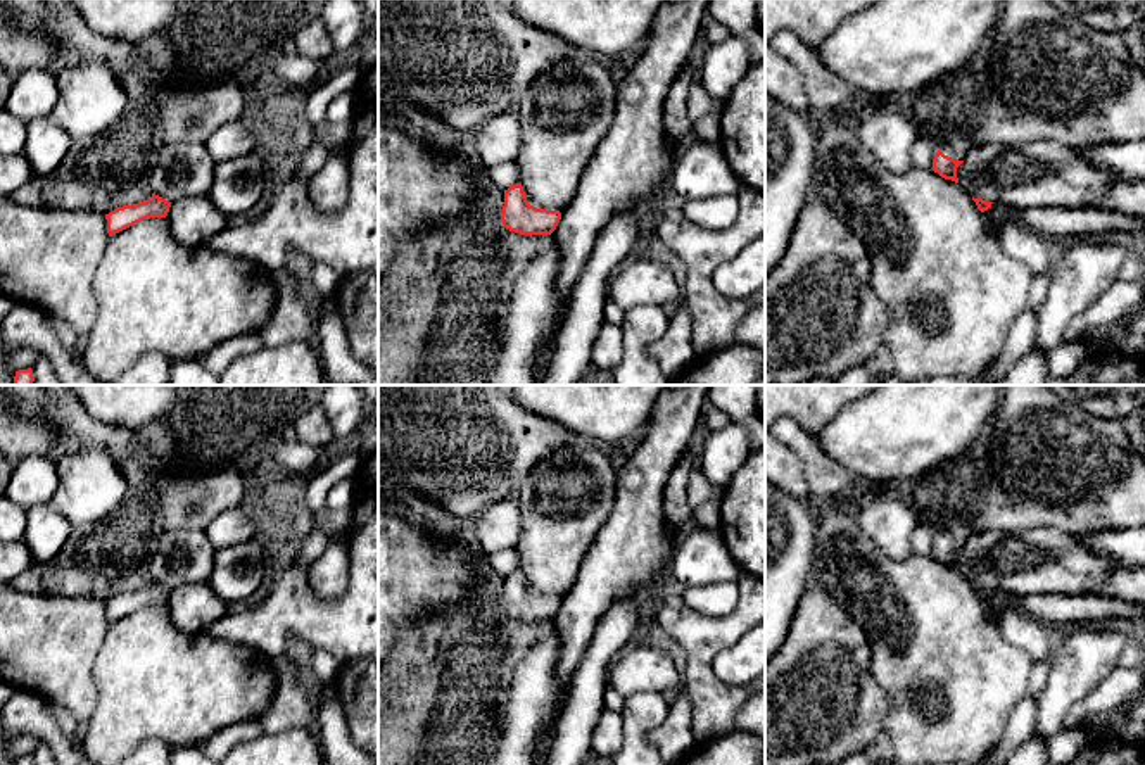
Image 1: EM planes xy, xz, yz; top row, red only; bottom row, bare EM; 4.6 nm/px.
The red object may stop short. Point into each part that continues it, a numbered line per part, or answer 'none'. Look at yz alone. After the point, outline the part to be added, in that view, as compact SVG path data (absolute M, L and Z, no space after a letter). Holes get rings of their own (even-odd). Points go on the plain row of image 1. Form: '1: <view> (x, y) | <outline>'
1: yz (1050, 465) | M1005 385L983 471L988 490L981 508L969 518L934 528L933 544L941 537L964 547L971 535L984 530L1019 534L1028 528L1057 528L1079 537L1145 525L1145 461L1131 446L1121 421L1085 413L1047 385Z

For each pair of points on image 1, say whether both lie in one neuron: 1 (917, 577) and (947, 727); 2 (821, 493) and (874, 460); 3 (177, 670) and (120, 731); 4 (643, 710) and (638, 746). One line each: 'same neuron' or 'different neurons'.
1: same neuron
2: different neurons
3: same neuron
4: same neuron

